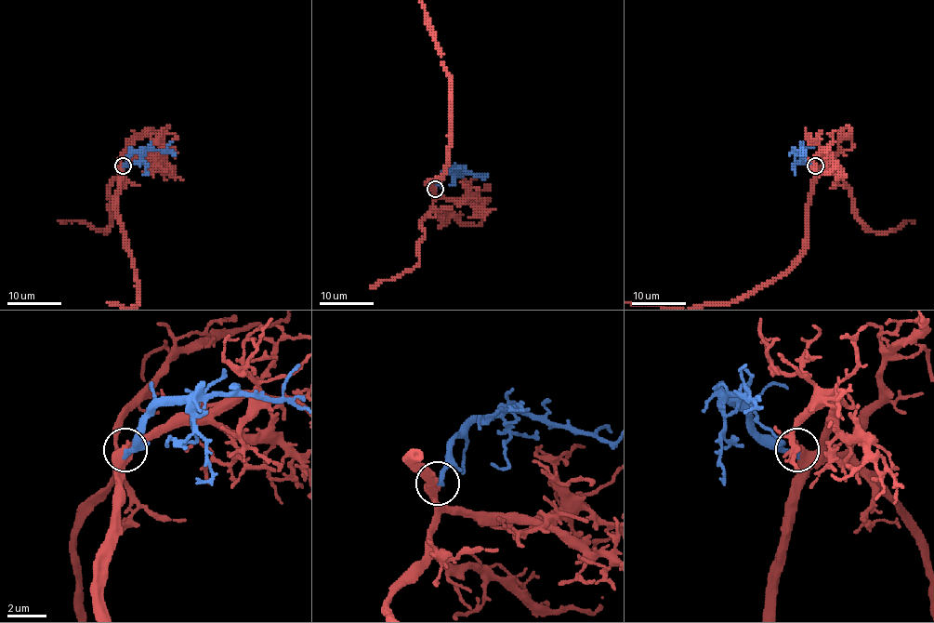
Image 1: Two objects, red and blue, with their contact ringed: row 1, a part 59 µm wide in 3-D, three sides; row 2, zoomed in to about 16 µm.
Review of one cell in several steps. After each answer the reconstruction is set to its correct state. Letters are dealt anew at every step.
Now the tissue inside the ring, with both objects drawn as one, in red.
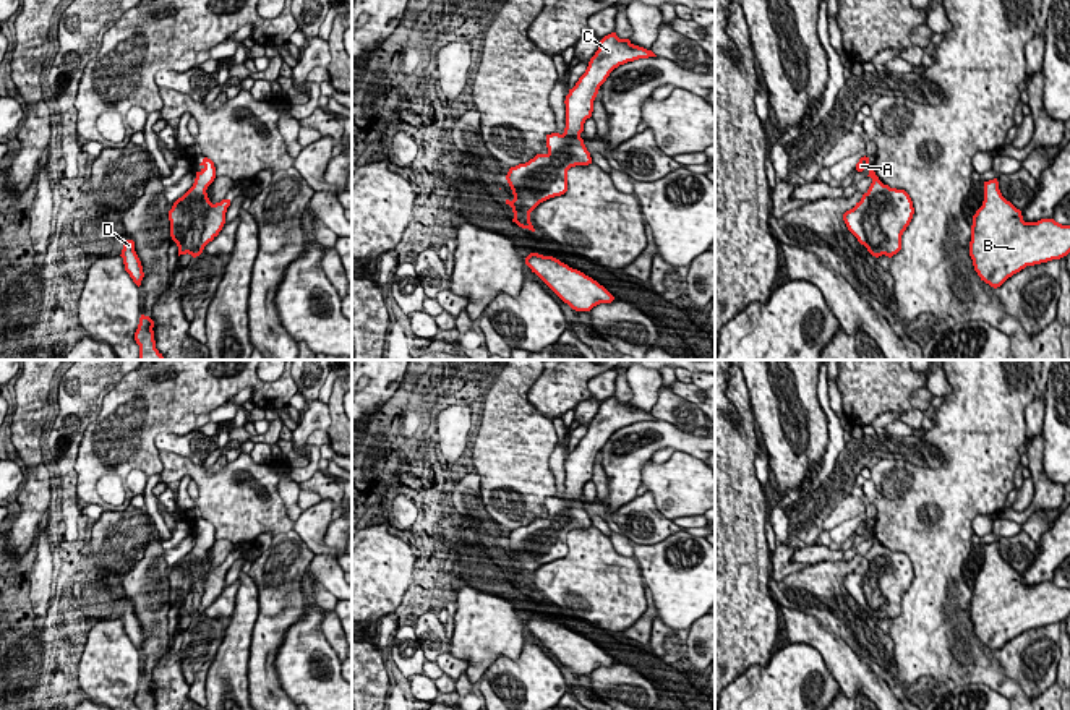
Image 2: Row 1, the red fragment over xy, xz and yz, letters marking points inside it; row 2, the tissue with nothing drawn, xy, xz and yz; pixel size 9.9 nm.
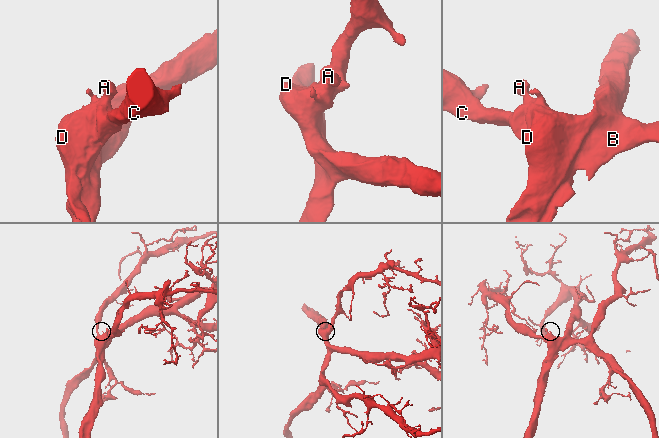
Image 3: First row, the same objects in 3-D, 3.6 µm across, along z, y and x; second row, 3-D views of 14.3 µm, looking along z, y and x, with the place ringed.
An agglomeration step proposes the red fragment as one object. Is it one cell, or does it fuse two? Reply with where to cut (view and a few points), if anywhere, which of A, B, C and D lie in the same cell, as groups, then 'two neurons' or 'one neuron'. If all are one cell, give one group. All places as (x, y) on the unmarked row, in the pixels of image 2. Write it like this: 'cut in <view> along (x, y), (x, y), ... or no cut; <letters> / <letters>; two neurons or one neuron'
no cut; A B C D; one neuron

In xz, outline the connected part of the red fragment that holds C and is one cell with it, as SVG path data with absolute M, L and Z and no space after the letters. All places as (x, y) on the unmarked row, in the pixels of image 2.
M616 396L600 404L598 413L590 421L585 436L566 459L564 496L546 498L546 517L537 517L525 527L511 530L506 543L514 562L506 562L512 571L519 590L535 595L530 575L543 564L567 554L567 533L576 528L592 527L580 496L592 480L593 464L610 436L627 425L657 420L652 413L634 408L629 402L619 402Z

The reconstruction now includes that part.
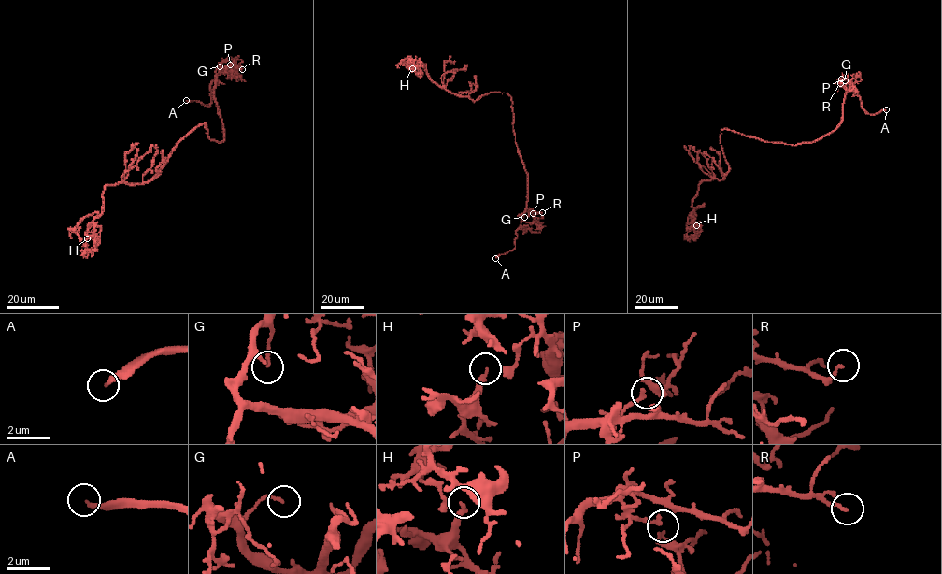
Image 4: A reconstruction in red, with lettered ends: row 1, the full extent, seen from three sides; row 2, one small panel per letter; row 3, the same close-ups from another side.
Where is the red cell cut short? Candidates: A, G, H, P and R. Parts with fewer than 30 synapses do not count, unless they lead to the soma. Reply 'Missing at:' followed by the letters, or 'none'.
Missing at: A, H

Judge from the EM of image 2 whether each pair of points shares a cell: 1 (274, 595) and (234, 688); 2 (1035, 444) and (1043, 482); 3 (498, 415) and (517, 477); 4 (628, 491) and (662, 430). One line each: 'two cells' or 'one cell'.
1: two cells
2: one cell
3: one cell
4: one cell

